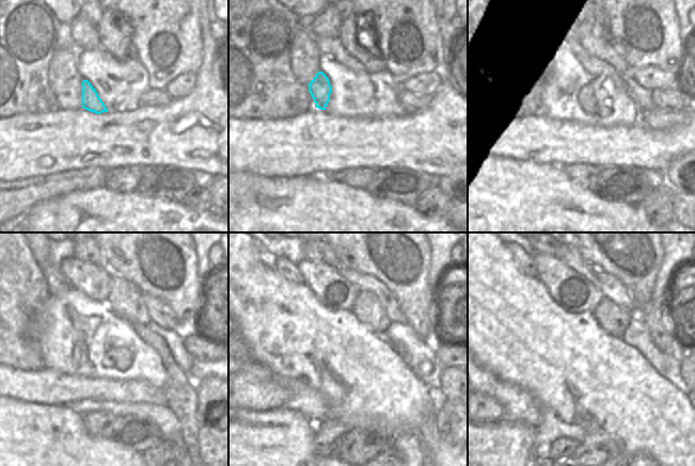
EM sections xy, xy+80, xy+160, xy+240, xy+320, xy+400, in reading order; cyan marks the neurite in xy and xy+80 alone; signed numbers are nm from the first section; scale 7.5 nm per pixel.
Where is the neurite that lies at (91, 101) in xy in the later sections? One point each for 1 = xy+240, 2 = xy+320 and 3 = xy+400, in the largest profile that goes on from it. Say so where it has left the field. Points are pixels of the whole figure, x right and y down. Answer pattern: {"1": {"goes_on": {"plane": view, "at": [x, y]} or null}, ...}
{"1": {"goes_on": {"plane": "xy+240", "at": [58, 284]}}, "2": {"goes_on": {"plane": "xy+320", "at": [289, 271]}}, "3": {"goes_on": {"plane": "xy+400", "at": [524, 261]}}}

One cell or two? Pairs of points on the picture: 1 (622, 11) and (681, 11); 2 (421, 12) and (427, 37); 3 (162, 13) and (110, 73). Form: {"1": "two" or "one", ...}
{"1": "two", "2": "one", "3": "two"}

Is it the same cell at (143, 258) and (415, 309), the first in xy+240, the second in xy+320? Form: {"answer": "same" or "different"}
{"answer": "same"}

